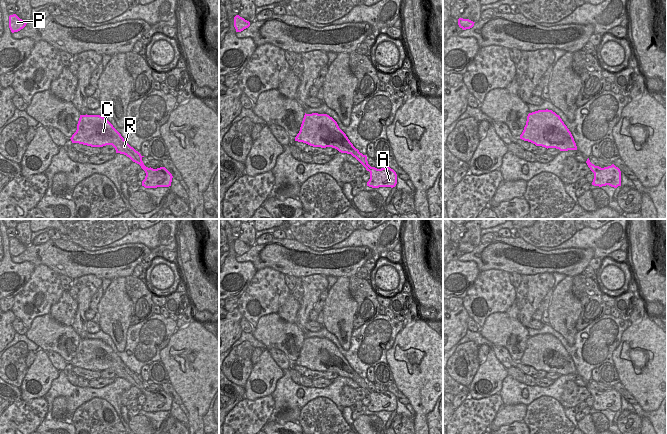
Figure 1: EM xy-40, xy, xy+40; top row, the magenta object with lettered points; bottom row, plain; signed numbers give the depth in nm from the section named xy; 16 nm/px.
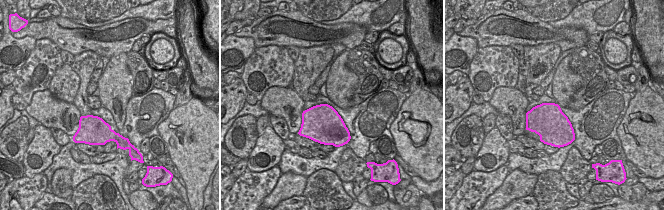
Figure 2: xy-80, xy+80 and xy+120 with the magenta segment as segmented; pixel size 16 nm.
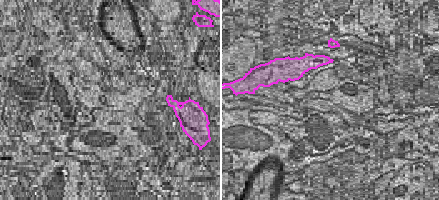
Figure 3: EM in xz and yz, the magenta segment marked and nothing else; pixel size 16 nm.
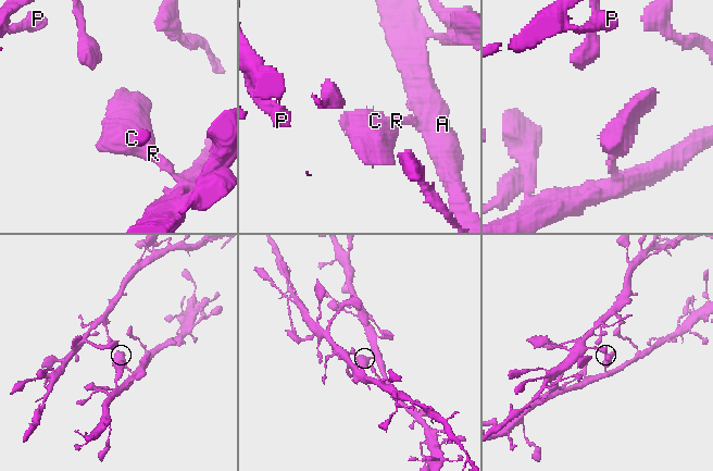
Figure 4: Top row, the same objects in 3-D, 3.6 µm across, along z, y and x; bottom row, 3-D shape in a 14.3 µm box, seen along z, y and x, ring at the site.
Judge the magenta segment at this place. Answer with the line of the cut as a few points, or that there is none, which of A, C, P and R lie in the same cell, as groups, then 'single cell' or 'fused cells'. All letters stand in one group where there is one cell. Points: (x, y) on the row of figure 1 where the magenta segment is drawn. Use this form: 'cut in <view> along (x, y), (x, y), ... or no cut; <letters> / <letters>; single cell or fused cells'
no cut; A C P R; single cell

